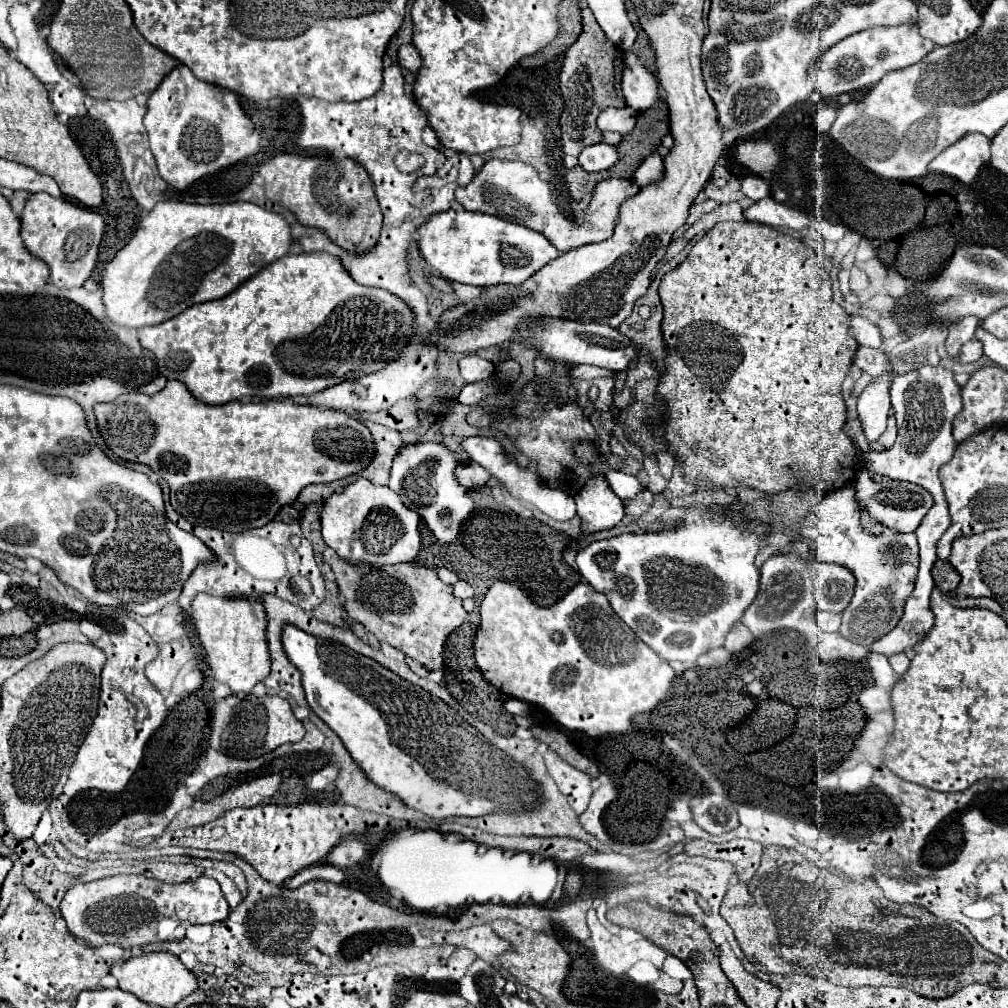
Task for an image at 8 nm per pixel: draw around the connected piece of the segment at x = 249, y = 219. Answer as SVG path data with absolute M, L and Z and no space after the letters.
M159 201L139 223L131 241L107 263L103 273L103 307L107 317L121 327L141 329L163 323L191 305L221 299L243 281L259 273L267 263L283 257L291 247L291 231L283 215L255 203L195 205L181 201Z

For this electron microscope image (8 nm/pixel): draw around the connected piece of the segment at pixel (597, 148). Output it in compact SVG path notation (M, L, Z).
M595 143L595 145L585 147L577 159L579 159L579 165L587 173L605 171L605 169L613 167L613 163L617 163L617 149L607 143Z

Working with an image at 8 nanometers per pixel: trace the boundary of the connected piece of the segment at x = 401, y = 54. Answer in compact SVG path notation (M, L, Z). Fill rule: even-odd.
M401 45L397 51L397 61L401 67L409 69L411 73L415 73L421 67L421 57L413 45Z

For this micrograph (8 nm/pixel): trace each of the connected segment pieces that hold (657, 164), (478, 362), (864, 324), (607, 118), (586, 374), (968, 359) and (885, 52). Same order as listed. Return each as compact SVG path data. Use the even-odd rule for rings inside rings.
M655 151L649 157L645 157L643 163L639 165L639 169L635 171L635 181L639 187L645 187L645 185L661 179L661 173L663 173L663 159Z
M467 355L459 361L459 369L461 369L461 377L467 383L475 383L487 379L495 371L495 365L479 355Z
M853 317L851 319L851 333L859 347L879 347L883 337L877 325L867 321L865 317Z
M623 107L623 109L605 109L599 115L597 125L601 127L601 131L619 131L621 135L625 135L635 127L635 121L637 113L631 107Z
M577 365L571 369L571 379L595 379L595 377L613 377L615 371L601 369L595 365Z
M971 339L971 341L965 343L965 347L961 349L959 361L961 361L961 363L975 363L981 355L983 355L983 345L981 345L977 339Z
M915 23L899 27L871 27L833 45L813 67L813 81L815 87L821 91L823 99L855 89L873 87L877 81L881 81L885 73L919 63L933 47L933 41L921 37L919 27Z

